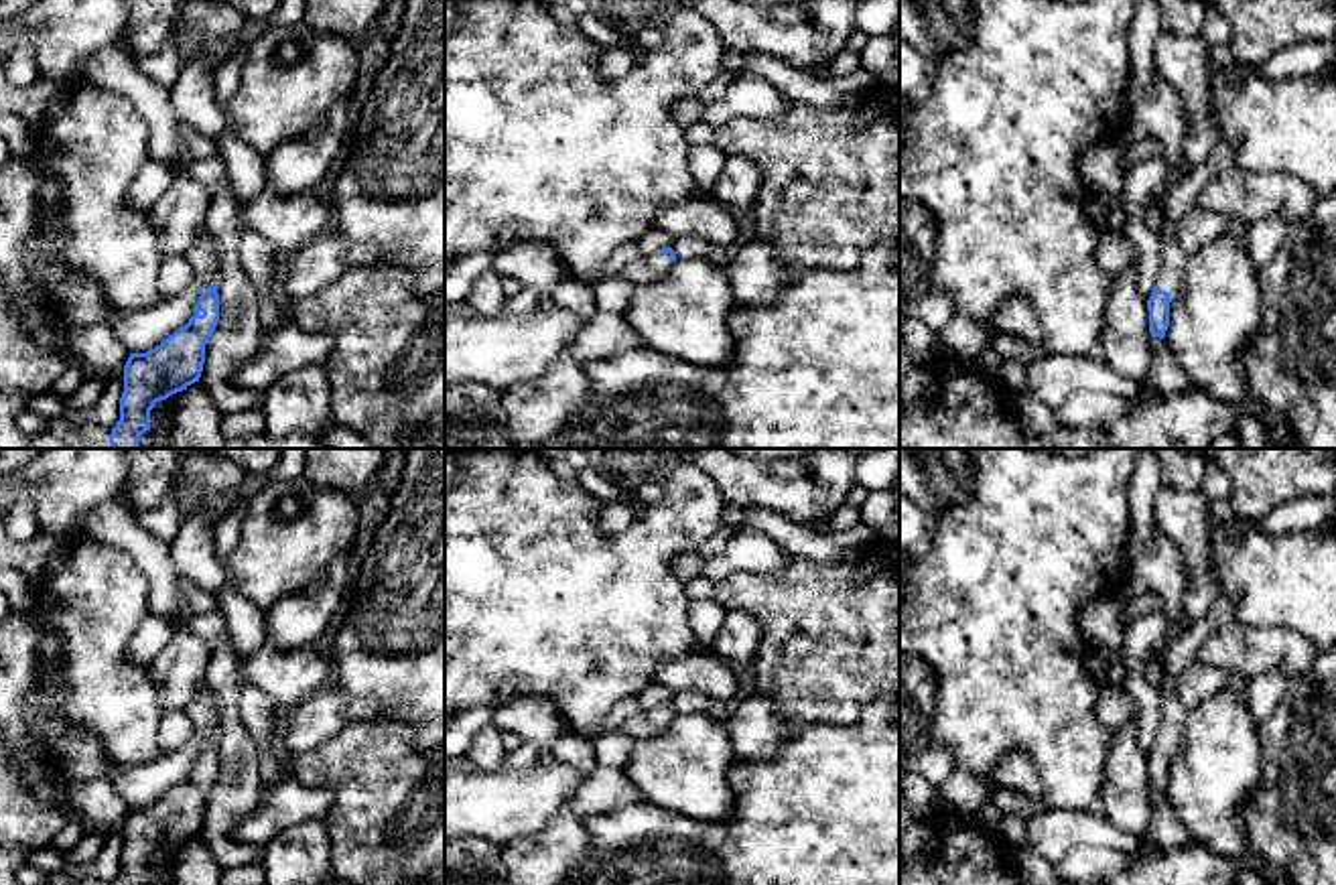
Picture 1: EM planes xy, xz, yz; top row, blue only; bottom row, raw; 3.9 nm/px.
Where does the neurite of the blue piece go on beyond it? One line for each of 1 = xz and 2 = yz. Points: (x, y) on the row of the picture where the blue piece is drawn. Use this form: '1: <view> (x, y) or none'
1: xz (648, 268)
2: yz (1184, 195)

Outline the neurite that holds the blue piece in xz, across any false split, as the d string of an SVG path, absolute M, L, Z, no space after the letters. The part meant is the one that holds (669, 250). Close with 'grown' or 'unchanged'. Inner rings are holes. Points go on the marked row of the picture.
M664 248L652 256L642 256L640 260L629 262L621 276L627 278L633 286L654 282L662 278L672 262L676 260L672 248Z; grown

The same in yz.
M1216 142L1210 156L1200 166L1186 173L1163 201L1165 221L1157 233L1161 240L1161 266L1157 284L1147 300L1151 337L1165 337L1170 327L1170 302L1184 284L1190 254L1180 246L1176 225L1190 209L1198 207L1202 187L1230 166L1234 166L1232 148L1226 142Z; grown

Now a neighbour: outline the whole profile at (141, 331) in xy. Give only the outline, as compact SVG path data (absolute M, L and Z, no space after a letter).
M205 231L185 252L193 282L177 296L140 311L112 311L104 321L130 353L146 353L189 323L205 288L217 280L217 240Z

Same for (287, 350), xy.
M286 321L233 373L233 388L264 394L278 378L307 365L323 365L333 349L325 333L309 333Z

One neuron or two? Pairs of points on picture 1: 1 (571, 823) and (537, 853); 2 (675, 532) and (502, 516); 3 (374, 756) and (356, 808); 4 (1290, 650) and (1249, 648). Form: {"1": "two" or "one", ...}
{"1": "one", "2": "one", "3": "one", "4": "one"}

